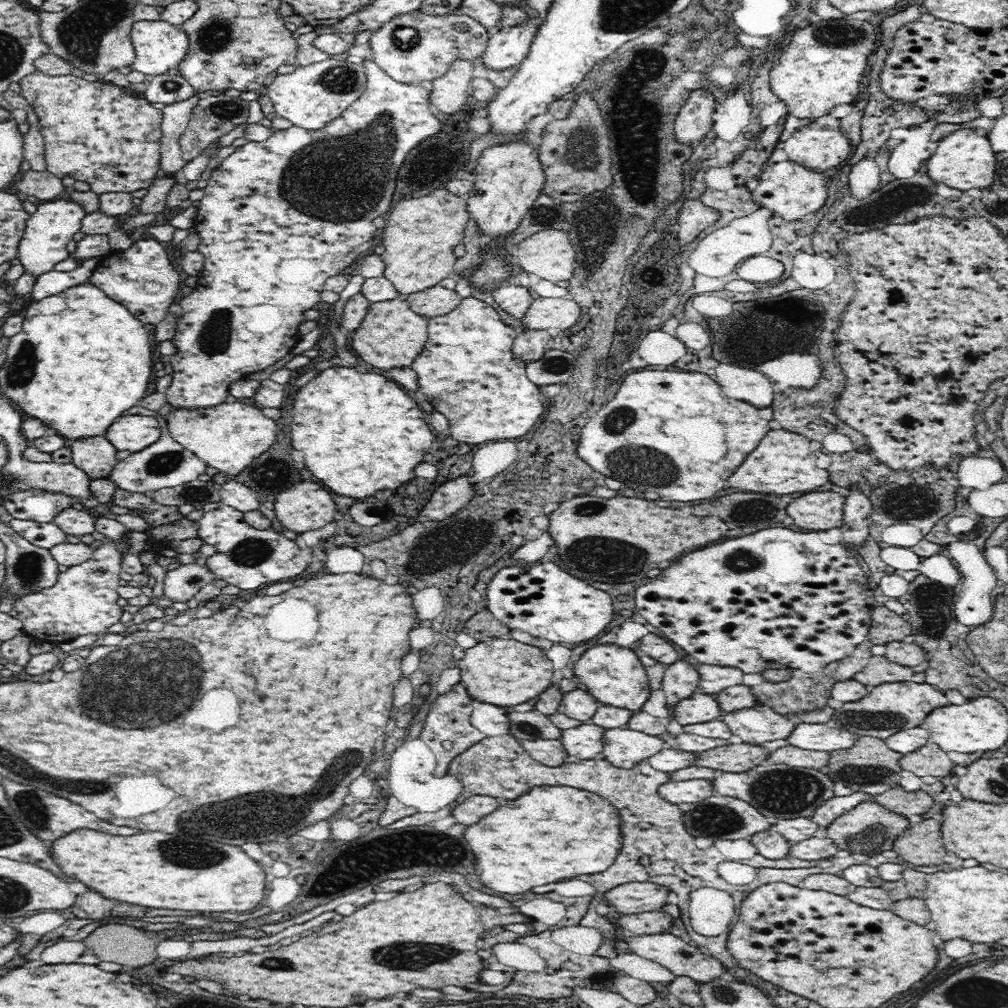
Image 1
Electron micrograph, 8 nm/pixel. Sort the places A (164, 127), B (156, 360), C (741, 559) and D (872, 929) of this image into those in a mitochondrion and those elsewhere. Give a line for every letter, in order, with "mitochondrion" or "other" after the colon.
A: other
B: other
C: mitochondrion
D: other

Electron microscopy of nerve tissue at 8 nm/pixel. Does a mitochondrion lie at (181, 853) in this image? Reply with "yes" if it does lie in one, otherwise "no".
yes

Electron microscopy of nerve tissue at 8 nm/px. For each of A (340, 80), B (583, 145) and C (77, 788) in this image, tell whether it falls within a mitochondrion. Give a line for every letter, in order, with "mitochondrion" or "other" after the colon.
A: mitochondrion
B: mitochondrion
C: mitochondrion

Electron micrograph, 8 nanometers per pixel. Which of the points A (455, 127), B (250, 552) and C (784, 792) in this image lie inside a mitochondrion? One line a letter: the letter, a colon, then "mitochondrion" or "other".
A: other
B: mitochondrion
C: mitochondrion

